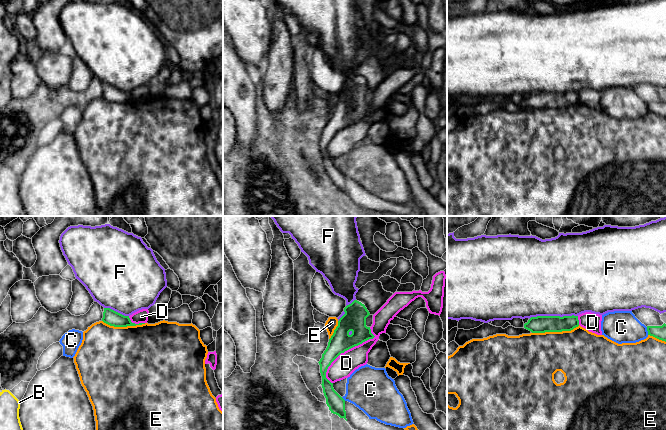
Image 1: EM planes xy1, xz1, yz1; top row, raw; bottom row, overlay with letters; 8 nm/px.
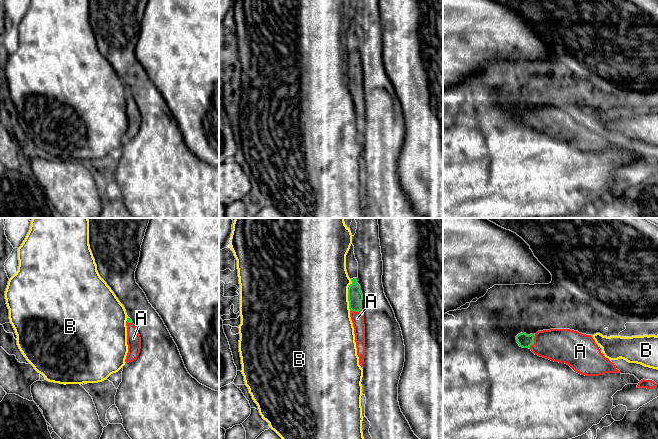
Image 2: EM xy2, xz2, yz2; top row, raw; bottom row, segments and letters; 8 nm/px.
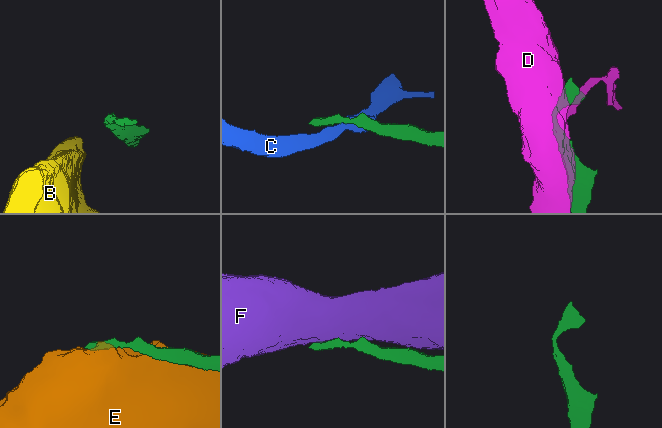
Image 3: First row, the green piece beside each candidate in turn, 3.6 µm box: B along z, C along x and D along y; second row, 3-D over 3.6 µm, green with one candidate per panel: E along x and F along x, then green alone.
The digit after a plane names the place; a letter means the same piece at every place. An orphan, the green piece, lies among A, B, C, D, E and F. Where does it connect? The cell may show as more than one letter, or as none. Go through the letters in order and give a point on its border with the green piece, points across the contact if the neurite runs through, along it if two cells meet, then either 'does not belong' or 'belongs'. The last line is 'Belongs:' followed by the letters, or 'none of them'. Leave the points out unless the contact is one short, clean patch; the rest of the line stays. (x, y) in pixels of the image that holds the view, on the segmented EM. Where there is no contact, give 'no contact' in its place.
A: contact yz2 (533, 341); way yz2 (525, 341), (533, 341), (559, 345); belongs
B: contact xz2 (348, 295); does not belong
C: contact yz1 (647, 330); does not belong
D: contact xz1 (347, 349); does not belong
E: contact yz1 (555, 331); does not belong
F: contact yz1 (553, 316); does not belong
Belongs: A

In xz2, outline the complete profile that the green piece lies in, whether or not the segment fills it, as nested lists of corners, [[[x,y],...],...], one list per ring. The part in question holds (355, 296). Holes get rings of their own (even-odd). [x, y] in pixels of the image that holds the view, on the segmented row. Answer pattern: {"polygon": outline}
{"polygon": [[[353,278],[351,281],[352,283],[348,287],[350,317],[354,327],[359,365],[363,367],[365,358],[365,325],[362,310],[363,294],[360,285],[357,283],[357,278]]]}

